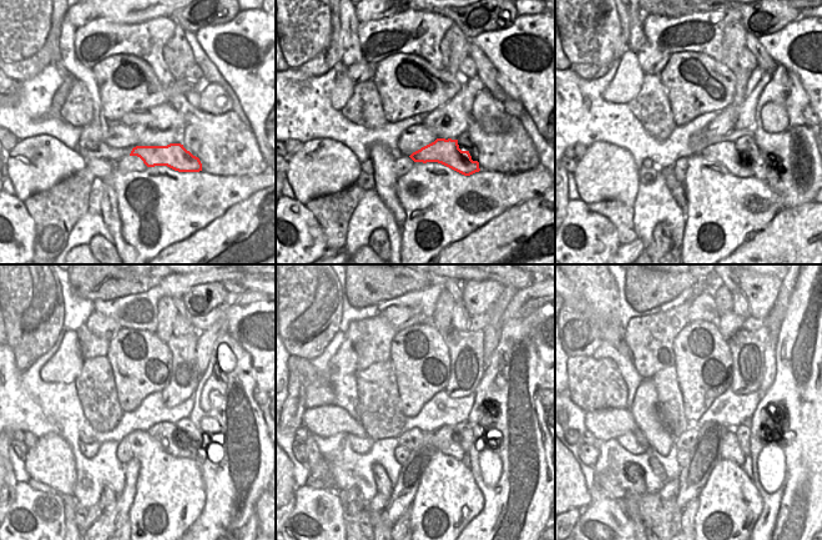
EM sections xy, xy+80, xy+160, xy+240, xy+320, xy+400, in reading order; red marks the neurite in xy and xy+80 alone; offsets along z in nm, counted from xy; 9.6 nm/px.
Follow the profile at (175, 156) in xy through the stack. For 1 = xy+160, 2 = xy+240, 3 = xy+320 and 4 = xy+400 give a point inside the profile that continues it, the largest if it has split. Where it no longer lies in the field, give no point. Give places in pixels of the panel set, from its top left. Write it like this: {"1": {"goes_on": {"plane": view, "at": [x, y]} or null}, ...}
{"1": {"goes_on": {"plane": "xy+160", "at": [725, 152]}}, "2": {"goes_on": {"plane": "xy+240", "at": [165, 433]}}, "3": {"goes_on": {"plane": "xy+320", "at": [448, 443]}}, "4": {"goes_on": {"plane": "xy+400", "at": [731, 450]}}}

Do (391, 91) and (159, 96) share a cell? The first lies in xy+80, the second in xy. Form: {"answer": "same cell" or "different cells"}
{"answer": "same cell"}

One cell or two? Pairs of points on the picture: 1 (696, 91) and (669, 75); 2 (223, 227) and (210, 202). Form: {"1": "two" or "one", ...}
{"1": "one", "2": "two"}

